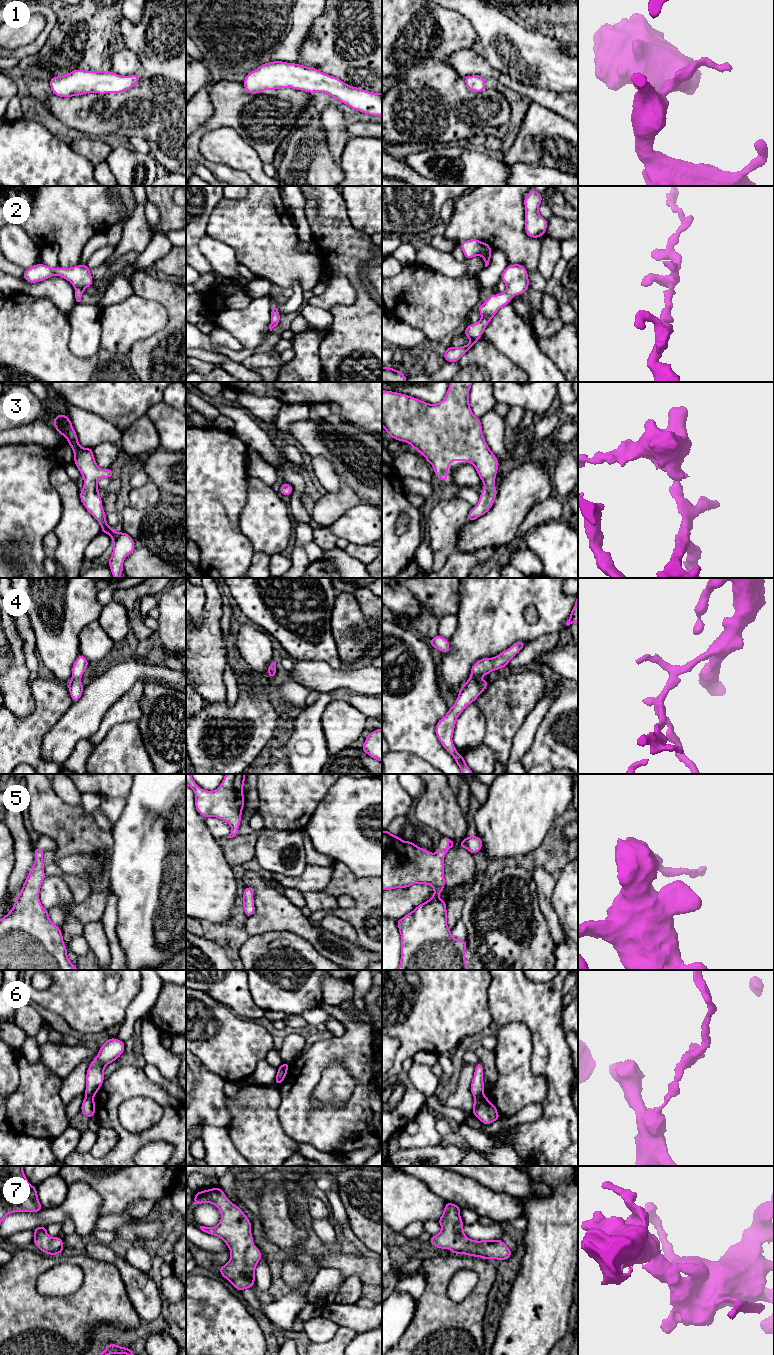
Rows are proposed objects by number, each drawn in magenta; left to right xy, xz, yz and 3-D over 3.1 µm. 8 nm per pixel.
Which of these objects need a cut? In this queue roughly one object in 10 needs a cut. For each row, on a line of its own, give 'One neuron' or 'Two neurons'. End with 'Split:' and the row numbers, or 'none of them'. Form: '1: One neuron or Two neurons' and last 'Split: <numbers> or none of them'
1: One neuron
2: One neuron
3: One neuron
4: One neuron
5: One neuron
6: Two neurons
7: One neuron
Split: 6

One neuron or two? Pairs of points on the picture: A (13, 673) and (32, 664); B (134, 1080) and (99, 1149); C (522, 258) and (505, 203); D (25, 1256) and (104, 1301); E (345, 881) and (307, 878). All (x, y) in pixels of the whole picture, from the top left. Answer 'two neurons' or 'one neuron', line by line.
A: two neurons
B: two neurons
C: one neuron
D: one neuron
E: two neurons

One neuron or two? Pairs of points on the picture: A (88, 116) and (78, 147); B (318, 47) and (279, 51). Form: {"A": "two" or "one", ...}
{"A": "two", "B": "two"}

